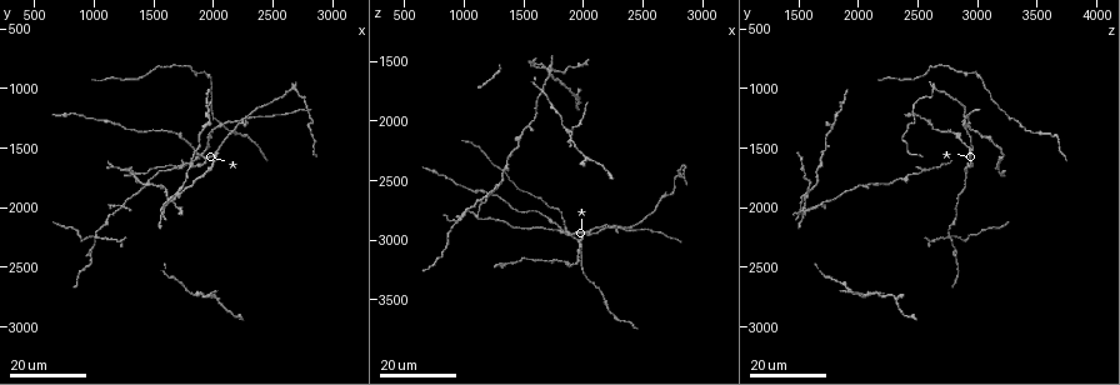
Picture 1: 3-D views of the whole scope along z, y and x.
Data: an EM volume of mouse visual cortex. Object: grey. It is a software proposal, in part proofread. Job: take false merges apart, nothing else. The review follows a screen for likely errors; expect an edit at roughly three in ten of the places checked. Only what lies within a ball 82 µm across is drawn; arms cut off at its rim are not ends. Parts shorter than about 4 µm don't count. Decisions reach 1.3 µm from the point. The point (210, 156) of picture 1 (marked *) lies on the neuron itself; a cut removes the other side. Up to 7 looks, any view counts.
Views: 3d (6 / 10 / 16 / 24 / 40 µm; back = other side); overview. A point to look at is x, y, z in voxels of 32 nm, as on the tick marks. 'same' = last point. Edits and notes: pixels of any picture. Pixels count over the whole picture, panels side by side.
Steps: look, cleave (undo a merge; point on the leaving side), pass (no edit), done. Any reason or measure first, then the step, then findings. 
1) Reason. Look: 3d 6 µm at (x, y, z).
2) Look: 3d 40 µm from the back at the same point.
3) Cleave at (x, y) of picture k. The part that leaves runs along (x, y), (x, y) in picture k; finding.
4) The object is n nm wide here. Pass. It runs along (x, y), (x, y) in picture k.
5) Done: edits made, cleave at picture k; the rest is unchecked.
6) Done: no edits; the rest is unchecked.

Look: 3d 24 µm at (1940, 1600, 2940).

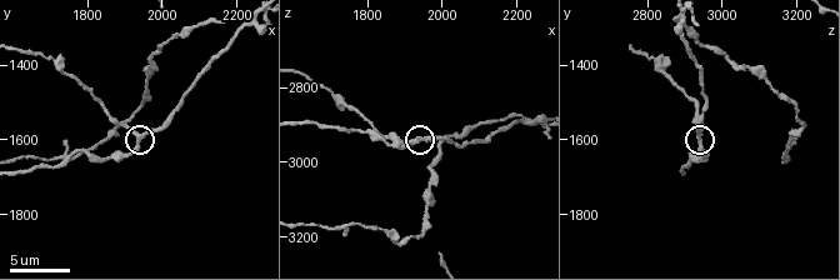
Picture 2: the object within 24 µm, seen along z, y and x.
Look: 3d 10 µm at (1930, 1600, 2940).

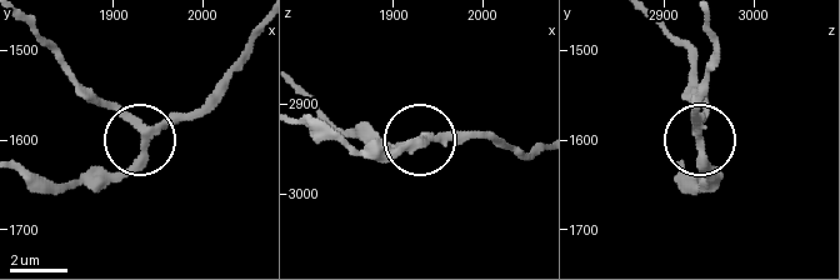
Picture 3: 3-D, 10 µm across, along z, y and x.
3 arms meet here. Pass. All the same neuron.

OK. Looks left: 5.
Four or more arms meet. Look: 3d 16 µm at (1700, 1900, 1580).

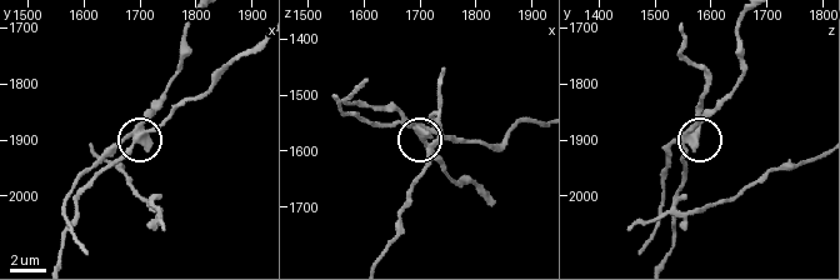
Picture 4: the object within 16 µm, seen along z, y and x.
Closer look. Look: 3d 10 µm at (1715, 1885, 1570).

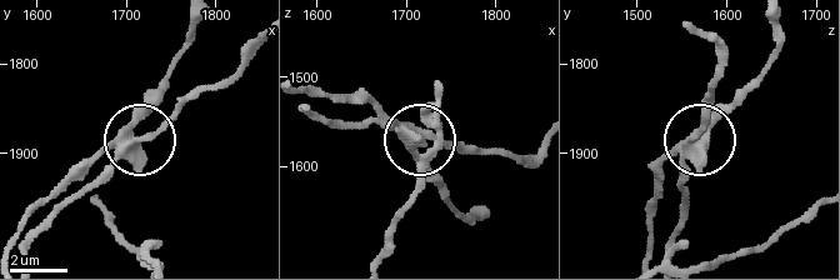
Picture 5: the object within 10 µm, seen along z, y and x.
The side arm is 18 µm long. Cleave at (136, 119) of picture 5. The part that leaves runs along (120, 146), (133, 114), (173, 64), (193, 20) in picture 5; two neurons meet here.

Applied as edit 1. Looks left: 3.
Look: overview.

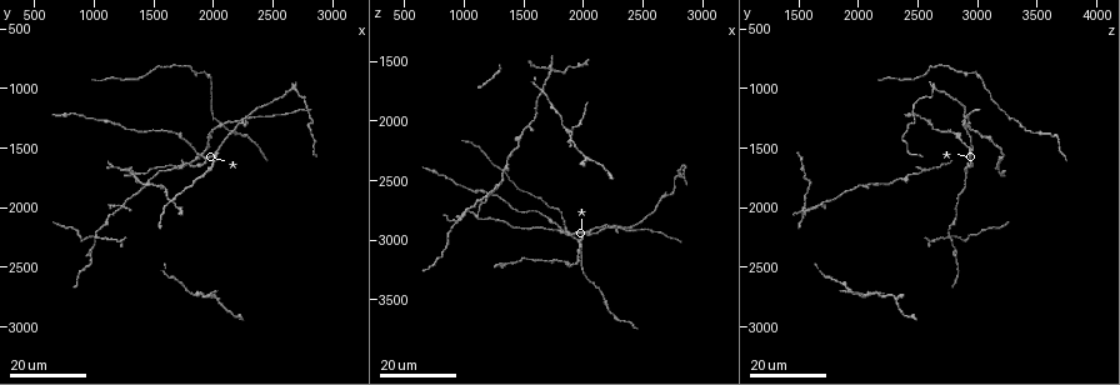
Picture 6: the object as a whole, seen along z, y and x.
Four or more arms meet. Look: 3d 16 µm at (1020, 2260, 2780).

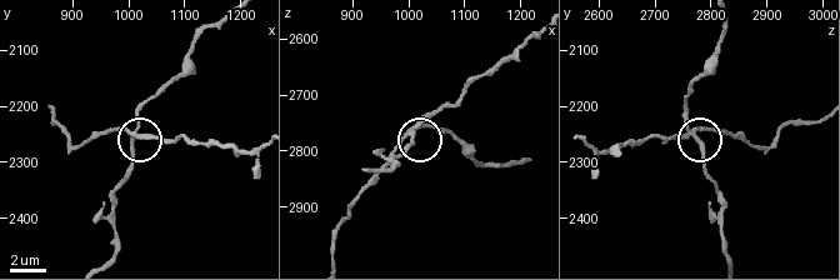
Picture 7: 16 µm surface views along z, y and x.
Look: 3d 6 µm at (1000, 2245, 2770).

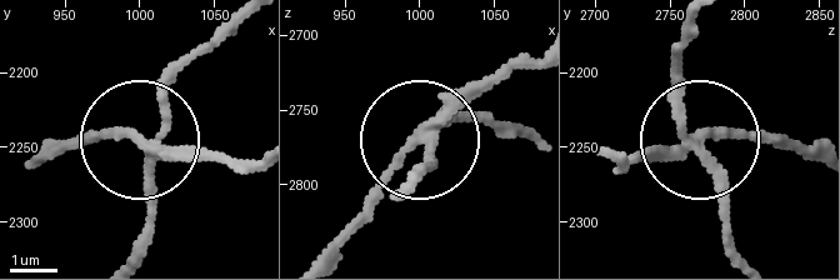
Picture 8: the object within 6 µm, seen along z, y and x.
4 arms meet here. Cleave at (104, 129) of picture 8. The part that leaves runs along (149, 144), (93, 131), (53, 148) in picture 8; a second neuron is stuck on.

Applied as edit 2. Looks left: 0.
Done: edits made, cleave at picture 5, cleave at picture 8; the rest is unchecked.

